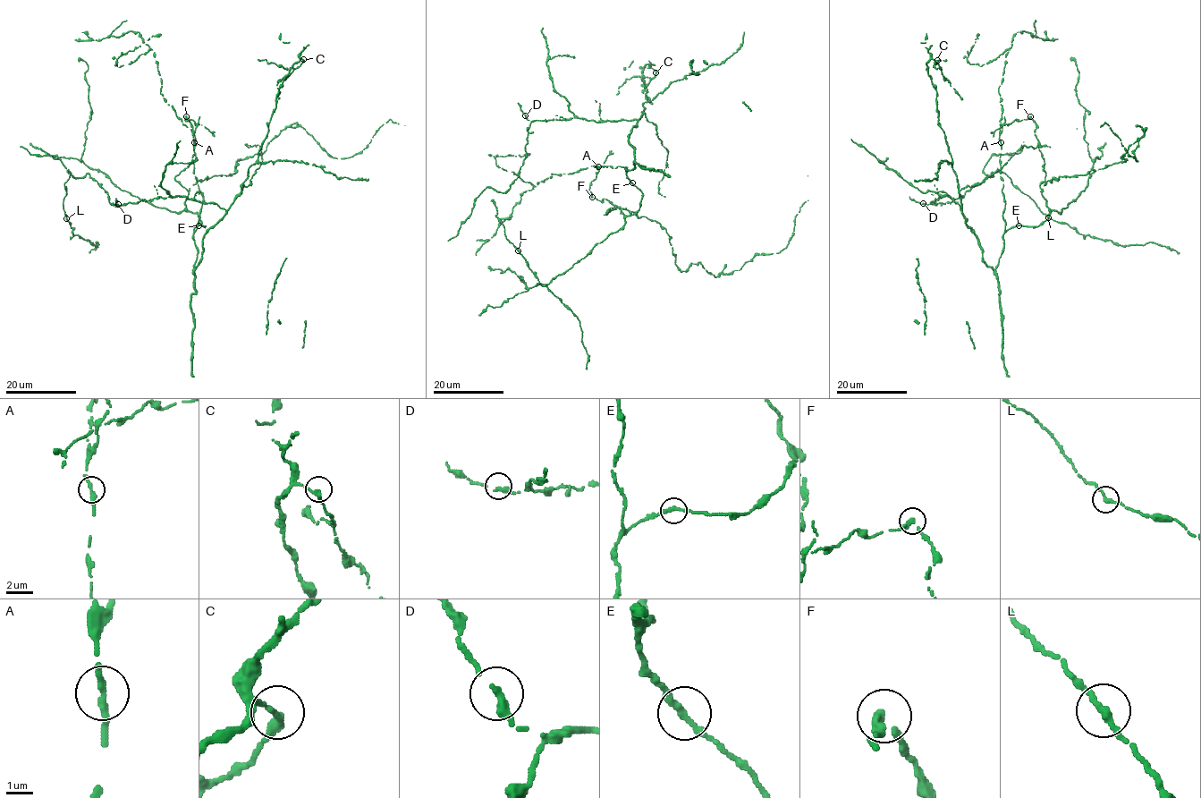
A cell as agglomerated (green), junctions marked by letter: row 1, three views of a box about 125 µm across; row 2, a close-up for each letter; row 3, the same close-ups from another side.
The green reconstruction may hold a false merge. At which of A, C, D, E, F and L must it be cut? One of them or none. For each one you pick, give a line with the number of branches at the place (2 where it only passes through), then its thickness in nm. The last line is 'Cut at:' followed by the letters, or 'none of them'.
Cut at: none of them

